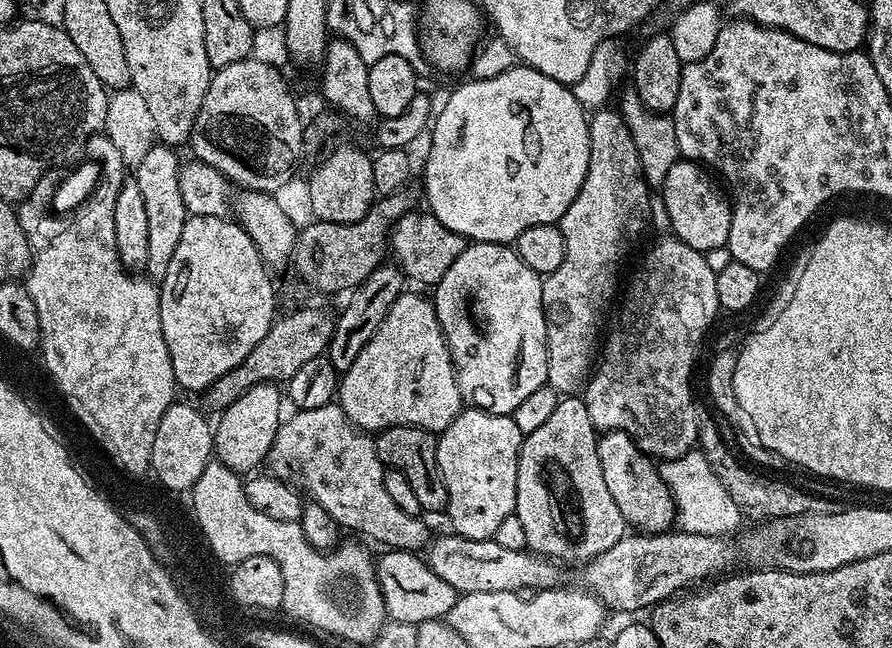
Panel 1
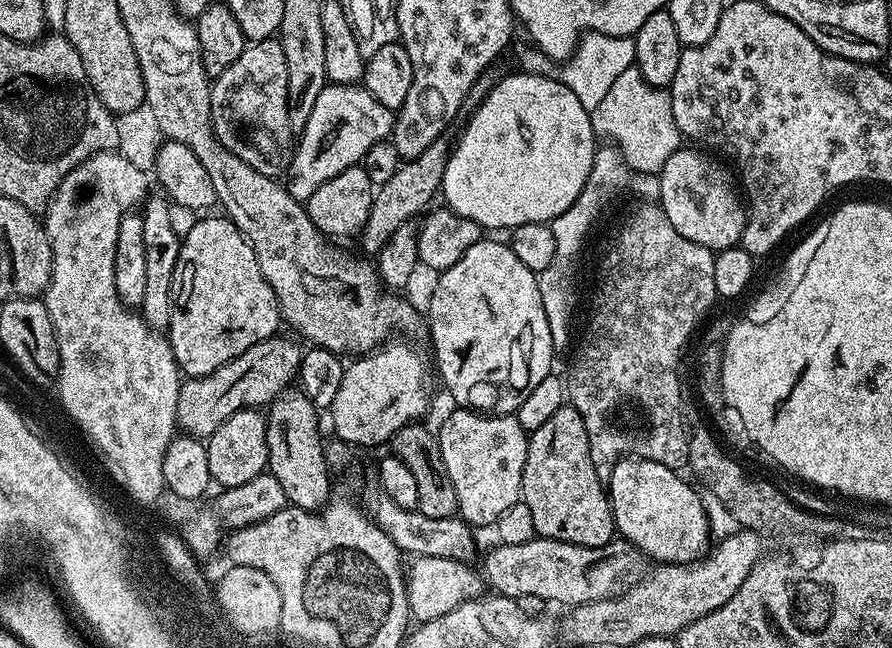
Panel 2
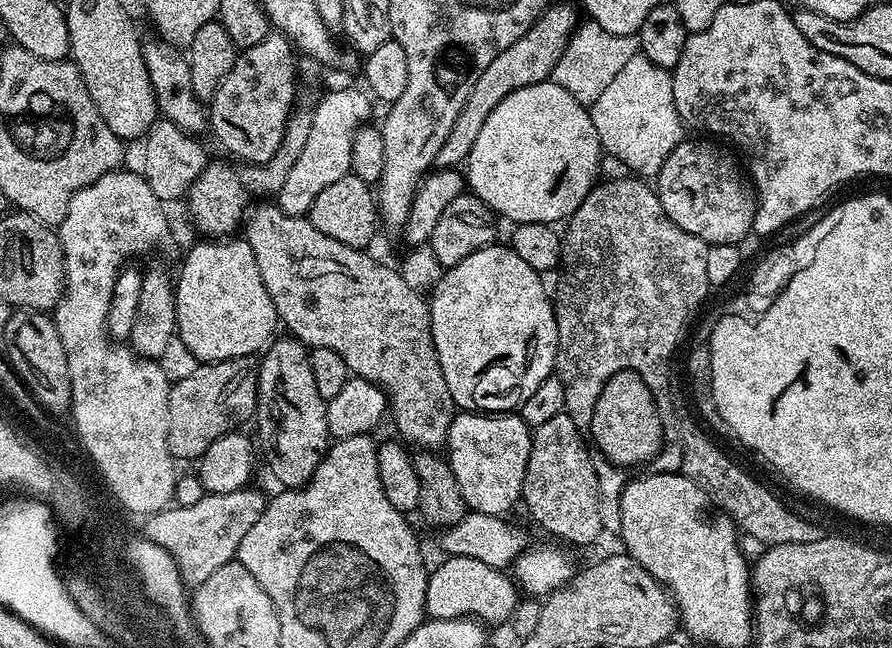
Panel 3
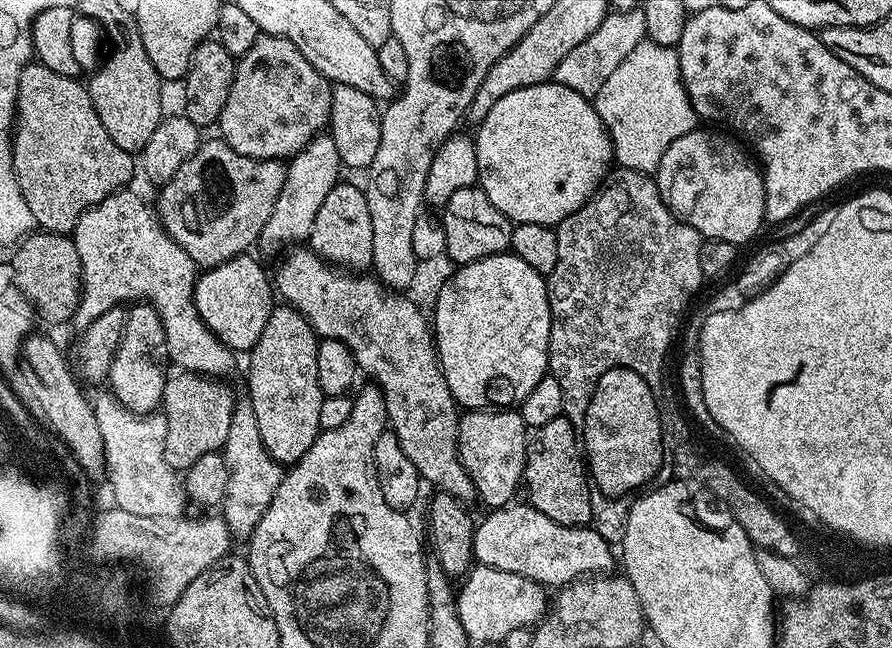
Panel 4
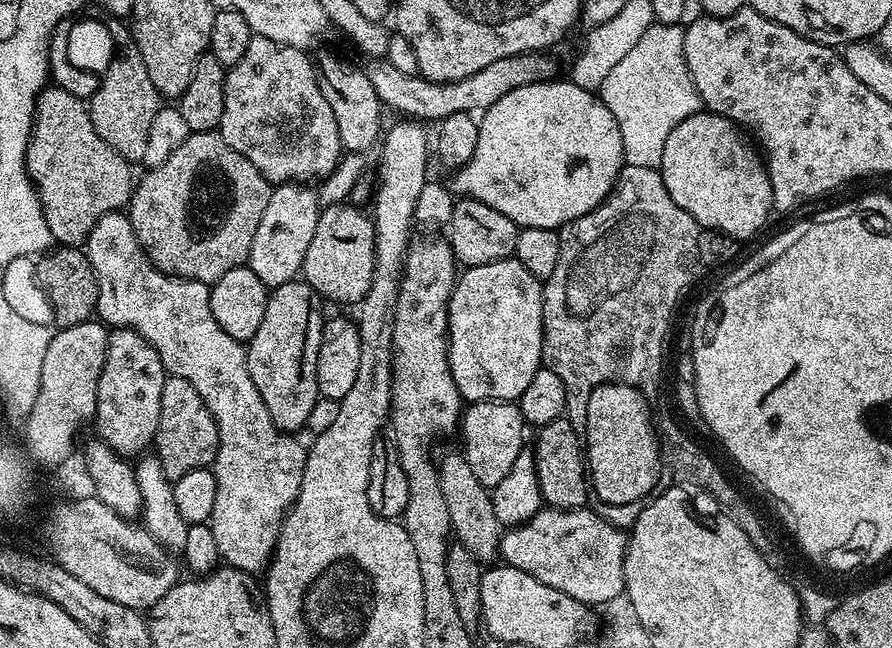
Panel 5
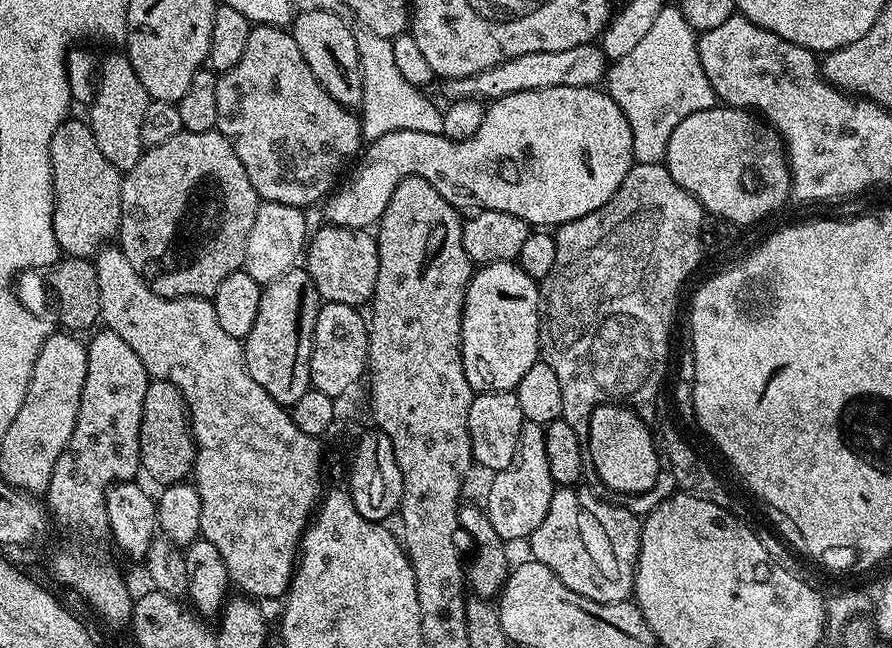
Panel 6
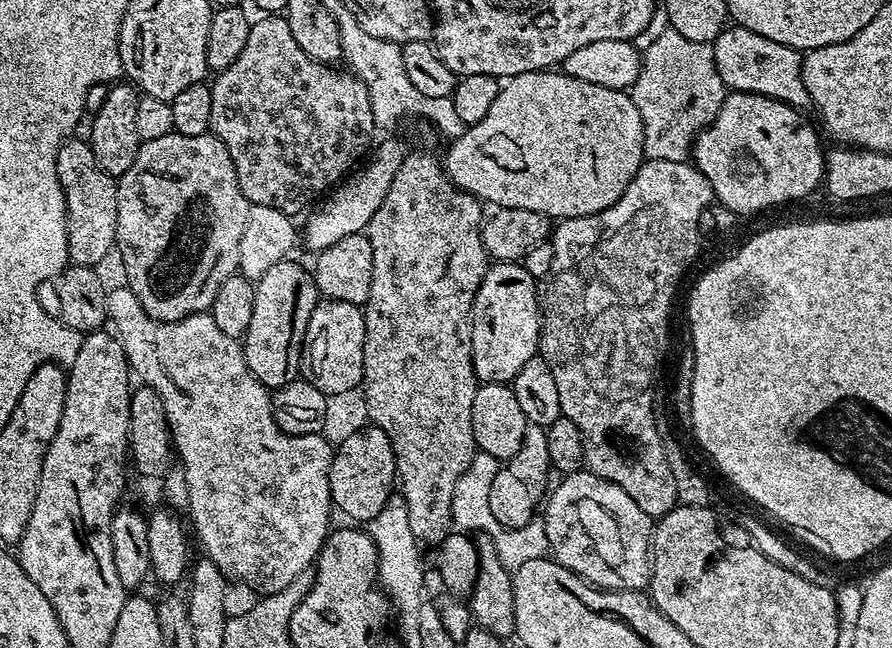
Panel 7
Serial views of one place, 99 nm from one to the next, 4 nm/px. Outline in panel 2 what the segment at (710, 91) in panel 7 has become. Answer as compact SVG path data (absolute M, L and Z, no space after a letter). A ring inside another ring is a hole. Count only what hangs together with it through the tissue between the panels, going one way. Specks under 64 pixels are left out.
M636 67L623 71L606 93L606 98L590 112L592 128L597 137L606 139L620 149L622 158L633 173L645 172L655 177L666 166L666 158L681 147L682 137L674 122L672 97L663 88L655 88Z

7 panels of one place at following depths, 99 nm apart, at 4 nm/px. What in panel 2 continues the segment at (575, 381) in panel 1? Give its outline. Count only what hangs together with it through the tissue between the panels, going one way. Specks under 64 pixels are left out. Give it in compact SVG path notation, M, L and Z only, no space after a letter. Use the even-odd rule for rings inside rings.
M615 146L597 147L594 154L594 166L582 194L574 198L570 210L558 214L550 221L554 234L554 262L546 270L538 273L538 294L542 294L542 310L546 310L546 322L550 325L550 338L553 349L560 350L568 344L572 336L572 319L576 316L576 303L580 300L580 260L576 255L584 248L584 239L588 231L596 224L596 219L608 208L611 200L616 200L628 188L630 169L622 158L620 149ZM608 147L608 148L604 148Z

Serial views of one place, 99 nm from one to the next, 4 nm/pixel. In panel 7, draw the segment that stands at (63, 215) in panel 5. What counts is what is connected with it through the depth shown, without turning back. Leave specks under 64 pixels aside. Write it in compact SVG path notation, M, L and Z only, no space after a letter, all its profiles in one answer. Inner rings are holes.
M69 138L58 150L58 182L66 202L66 226L68 227L68 259L73 264L87 268L113 255L118 226L118 194L116 180L94 158L94 150L87 139Z

